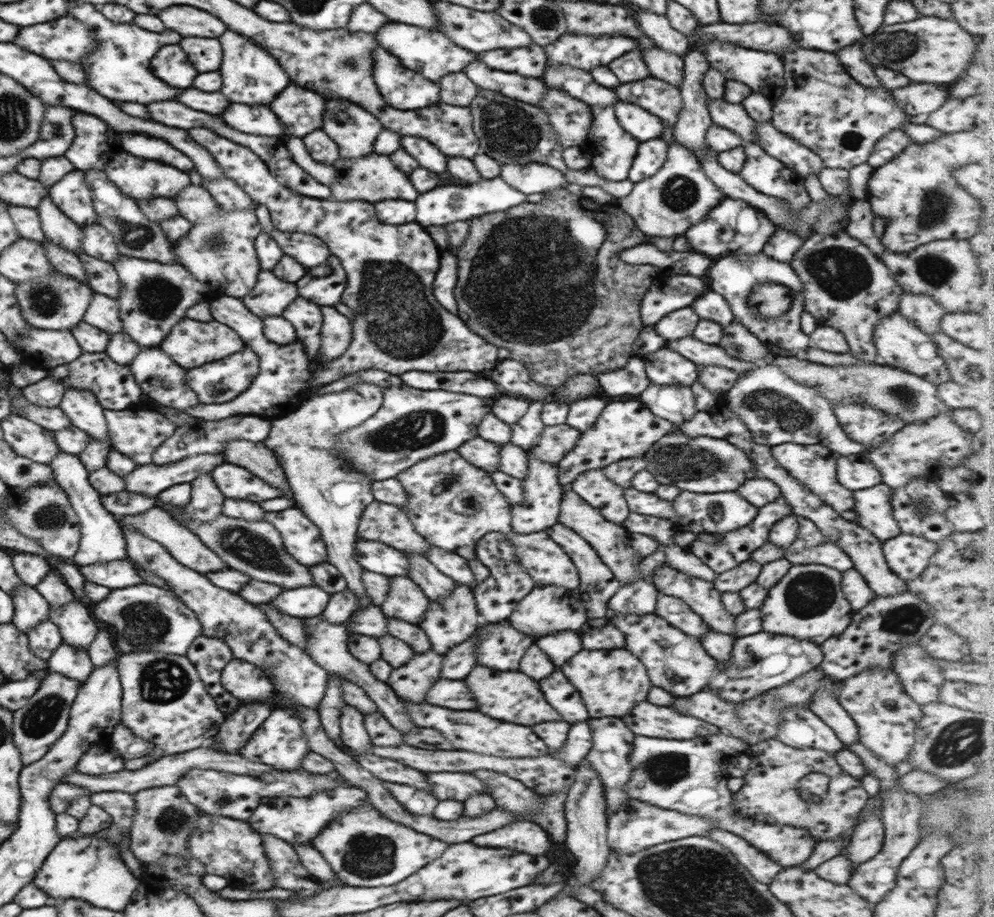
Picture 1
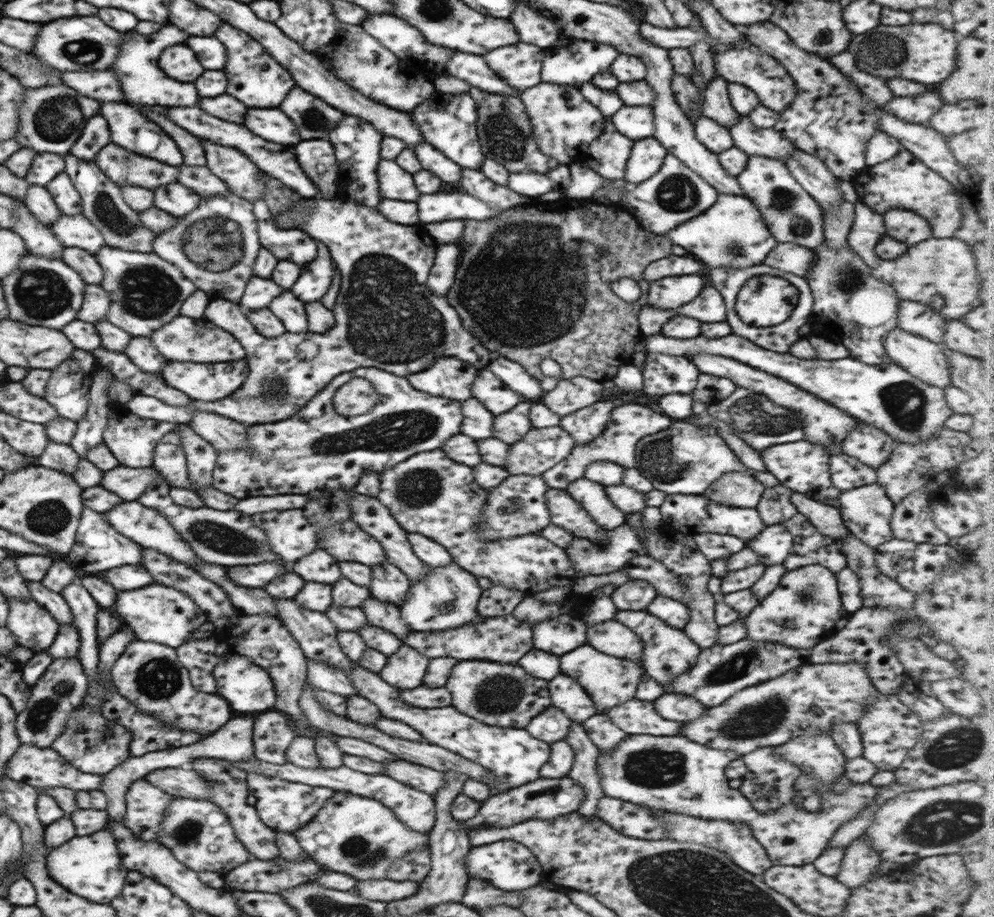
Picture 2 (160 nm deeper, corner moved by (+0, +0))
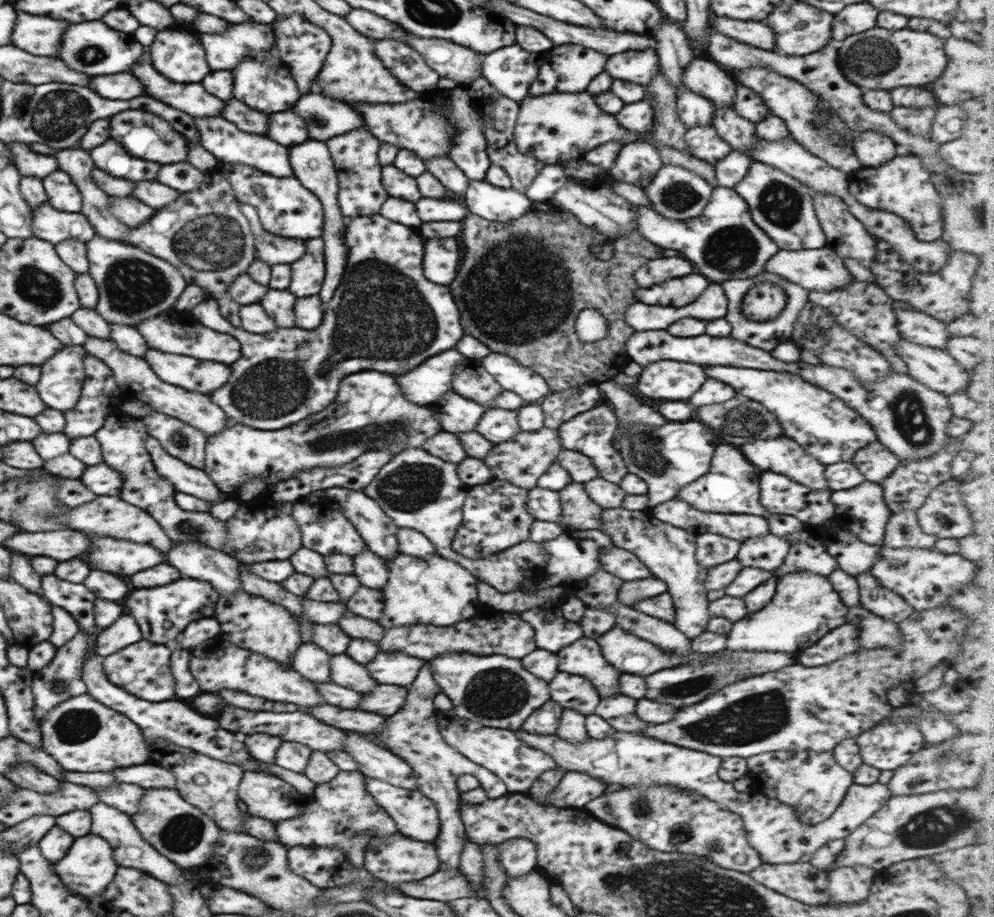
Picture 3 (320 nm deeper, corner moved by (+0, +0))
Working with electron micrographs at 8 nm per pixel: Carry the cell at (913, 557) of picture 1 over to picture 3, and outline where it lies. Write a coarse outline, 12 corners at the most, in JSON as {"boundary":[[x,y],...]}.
{"boundary":[[882,545],[870,574],[914,611],[945,605],[976,564]]}

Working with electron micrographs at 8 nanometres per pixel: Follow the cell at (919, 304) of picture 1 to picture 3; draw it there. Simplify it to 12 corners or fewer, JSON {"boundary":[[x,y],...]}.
{"boundary":[[893,304],[901,338],[945,350],[947,323]]}

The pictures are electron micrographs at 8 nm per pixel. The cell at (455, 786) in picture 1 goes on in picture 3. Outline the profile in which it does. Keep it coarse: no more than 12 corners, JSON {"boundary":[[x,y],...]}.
{"boundary":[[345,732],[343,751],[364,776],[417,789],[412,767],[368,737]]}

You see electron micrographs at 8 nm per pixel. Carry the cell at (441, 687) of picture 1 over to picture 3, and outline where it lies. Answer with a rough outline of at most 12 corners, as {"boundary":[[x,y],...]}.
{"boundary":[[376,685],[358,709],[384,717],[404,706],[407,689]]}

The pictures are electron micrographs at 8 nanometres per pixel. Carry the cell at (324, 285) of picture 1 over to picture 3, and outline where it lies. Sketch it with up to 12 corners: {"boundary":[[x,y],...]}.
{"boundary":[[307,239],[289,264],[294,296],[317,295],[325,277],[325,245]]}

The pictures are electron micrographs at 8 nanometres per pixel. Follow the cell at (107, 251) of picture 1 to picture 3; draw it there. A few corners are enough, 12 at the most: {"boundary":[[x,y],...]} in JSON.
{"boundary":[[33,208],[34,237],[54,246],[96,236],[81,212]]}

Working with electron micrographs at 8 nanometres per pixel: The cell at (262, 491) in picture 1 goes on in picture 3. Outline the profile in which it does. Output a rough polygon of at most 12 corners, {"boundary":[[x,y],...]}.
{"boundary":[[346,376],[335,402],[266,431],[207,437],[203,471],[236,496],[253,476],[363,452],[420,448],[442,431],[394,376]]}

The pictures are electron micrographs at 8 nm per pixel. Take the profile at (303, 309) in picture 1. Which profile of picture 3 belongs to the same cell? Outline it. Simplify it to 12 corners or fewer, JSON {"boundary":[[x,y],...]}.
{"boundary":[[268,289],[259,302],[278,327],[296,327],[288,290]]}

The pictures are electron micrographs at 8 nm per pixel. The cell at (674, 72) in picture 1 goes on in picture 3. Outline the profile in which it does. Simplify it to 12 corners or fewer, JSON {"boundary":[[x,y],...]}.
{"boundary":[[678,88],[676,113],[686,129],[711,126],[714,106]]}

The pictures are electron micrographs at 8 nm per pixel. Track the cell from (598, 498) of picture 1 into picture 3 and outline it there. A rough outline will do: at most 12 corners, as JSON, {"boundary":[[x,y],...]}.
{"boundary":[[572,482],[558,491],[561,526],[596,529],[601,510]]}

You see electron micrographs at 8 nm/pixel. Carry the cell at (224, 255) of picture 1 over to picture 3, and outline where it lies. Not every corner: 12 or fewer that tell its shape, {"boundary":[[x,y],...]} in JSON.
{"boundary":[[228,180],[132,228],[130,245],[169,262],[241,326],[227,288],[255,261]]}

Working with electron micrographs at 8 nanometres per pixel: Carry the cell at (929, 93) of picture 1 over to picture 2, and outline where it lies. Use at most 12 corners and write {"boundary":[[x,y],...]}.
{"boundary":[[938,94],[892,98],[885,109],[925,125],[944,104]]}

